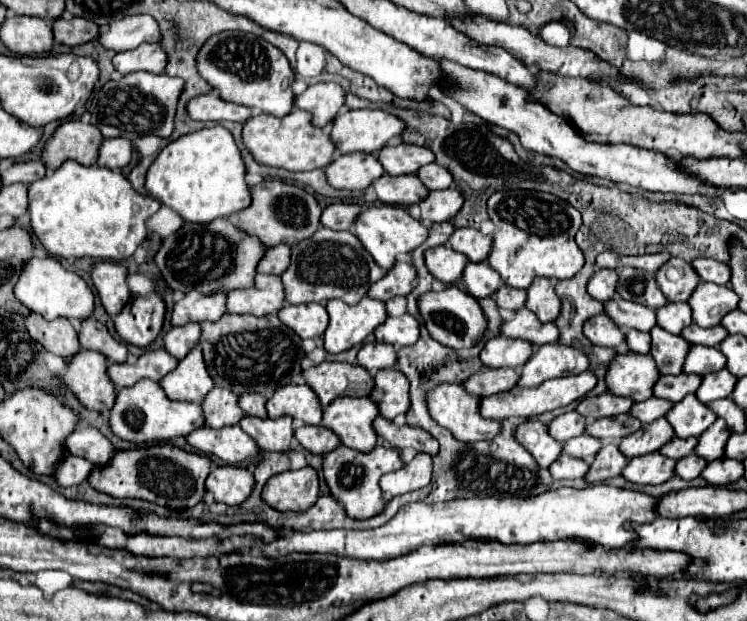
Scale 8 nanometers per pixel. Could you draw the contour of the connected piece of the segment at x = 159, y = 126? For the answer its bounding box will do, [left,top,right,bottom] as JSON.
[90,73,184,141]

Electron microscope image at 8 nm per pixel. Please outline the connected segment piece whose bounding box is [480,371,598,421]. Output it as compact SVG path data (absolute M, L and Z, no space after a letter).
M584 371L584 373L578 373L578 375L570 375L570 377L550 379L550 381L542 383L540 387L532 387L532 389L514 387L510 391L500 393L500 395L492 395L492 397L482 399L480 413L486 415L488 419L496 419L496 421L502 421L502 419L508 419L508 417L530 419L530 417L542 415L546 411L552 411L552 409L558 409L558 407L566 407L566 405L570 405L574 401L584 399L596 387L596 381L598 379L596 379L596 375L592 371Z

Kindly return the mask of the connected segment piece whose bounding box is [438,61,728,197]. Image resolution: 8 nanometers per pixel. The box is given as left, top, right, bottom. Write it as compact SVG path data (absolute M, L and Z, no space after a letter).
M440 61L440 81L438 81L438 87L440 87L440 91L444 95L452 97L460 105L464 105L468 111L472 111L474 115L482 117L484 121L488 121L492 125L498 125L498 127L504 127L508 131L514 131L520 137L520 141L522 141L522 145L526 149L530 149L534 153L558 157L564 163L568 163L574 171L578 171L582 175L608 177L614 183L628 183L628 185L634 185L634 187L642 187L642 189L648 189L648 191L662 191L662 193L690 193L690 195L700 193L700 195L708 195L708 197L720 197L722 191L728 191L728 189L718 189L718 187L706 185L700 179L686 175L684 171L680 171L680 167L676 165L676 161L668 159L662 153L640 149L640 147L634 147L634 145L620 145L620 143L614 143L614 145L608 145L608 143L590 143L590 141L582 139L582 135L578 135L578 129L574 127L574 123L570 123L568 119L564 119L560 115L554 115L548 107L544 107L538 101L526 101L526 95L528 95L526 89L514 87L512 83L506 83L504 79L500 79L496 75L490 75L490 73L484 73L484 71L470 71L468 67L462 67L458 63Z

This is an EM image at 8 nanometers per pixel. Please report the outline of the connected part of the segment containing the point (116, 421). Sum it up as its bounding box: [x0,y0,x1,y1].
[110,381,204,443]

